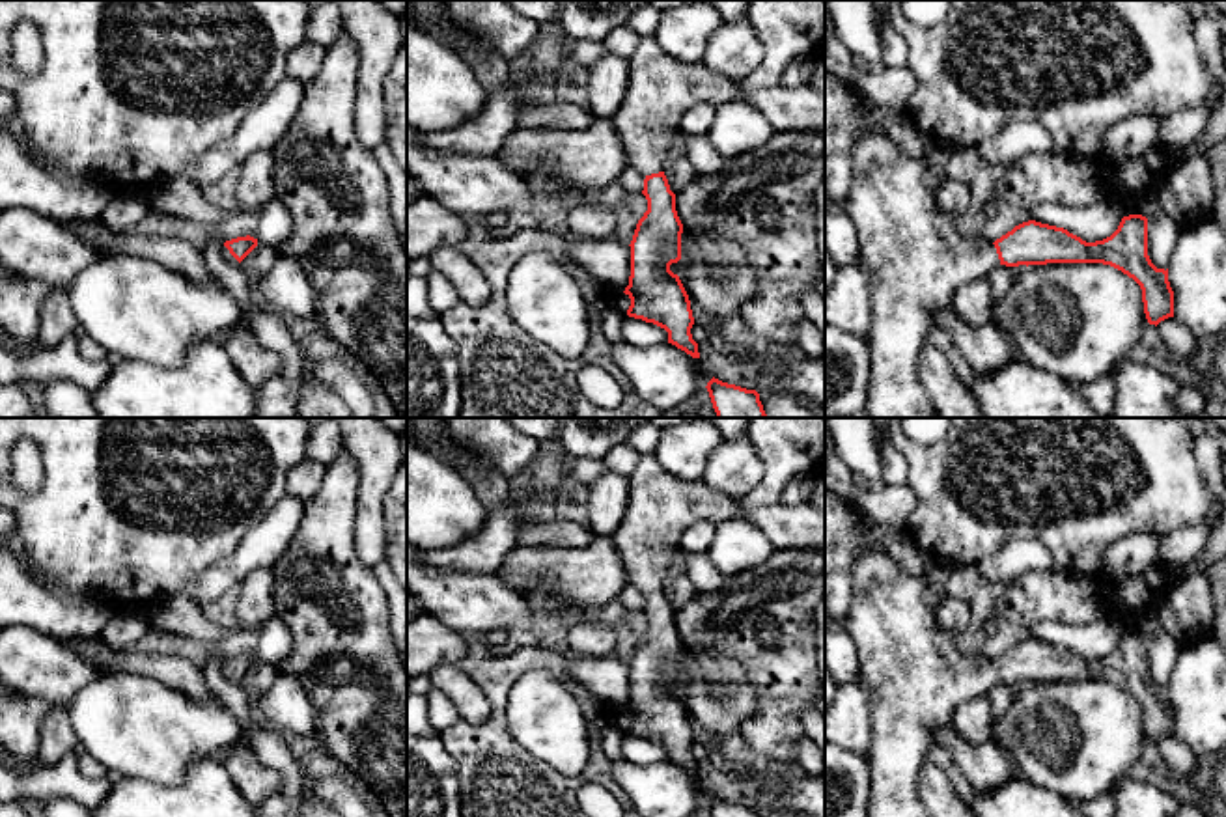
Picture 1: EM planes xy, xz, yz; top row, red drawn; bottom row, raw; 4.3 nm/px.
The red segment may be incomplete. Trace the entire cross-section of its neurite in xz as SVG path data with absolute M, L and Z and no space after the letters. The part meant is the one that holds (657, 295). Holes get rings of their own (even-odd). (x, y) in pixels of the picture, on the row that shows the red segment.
M655 35L640 37L629 62L627 93L610 121L627 151L627 164L646 175L642 194L648 211L629 244L631 276L623 291L631 298L627 315L664 328L668 343L700 358L690 334L694 317L689 295L670 270L681 259L683 224L662 170L666 153L677 144L681 118L696 104L718 108L745 101L767 118L774 132L825 138L825 95L808 86L784 84L739 93L735 82L704 63L677 62L666 54Z

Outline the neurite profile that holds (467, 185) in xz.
M407 125L407 175L446 209L495 220L532 211L528 183L498 157L453 155L424 145L422 136Z

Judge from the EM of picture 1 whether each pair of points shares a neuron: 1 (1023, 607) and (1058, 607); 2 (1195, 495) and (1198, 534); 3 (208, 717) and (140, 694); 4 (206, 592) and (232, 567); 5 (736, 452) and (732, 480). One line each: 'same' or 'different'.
1: same
2: different
3: same
4: same
5: same

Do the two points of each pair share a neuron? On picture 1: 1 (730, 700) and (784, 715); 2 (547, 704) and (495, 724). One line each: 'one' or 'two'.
1: two
2: two

